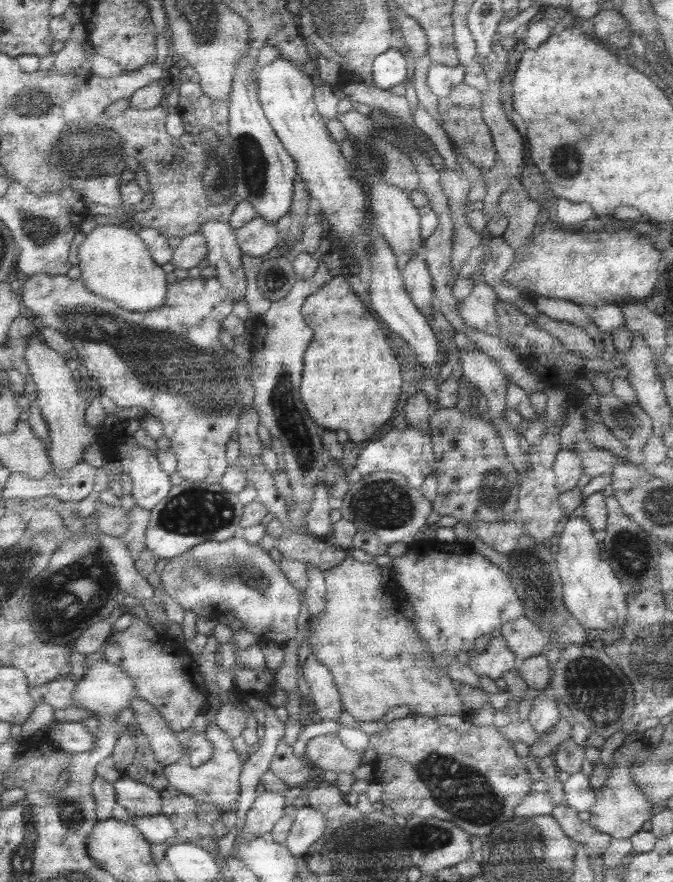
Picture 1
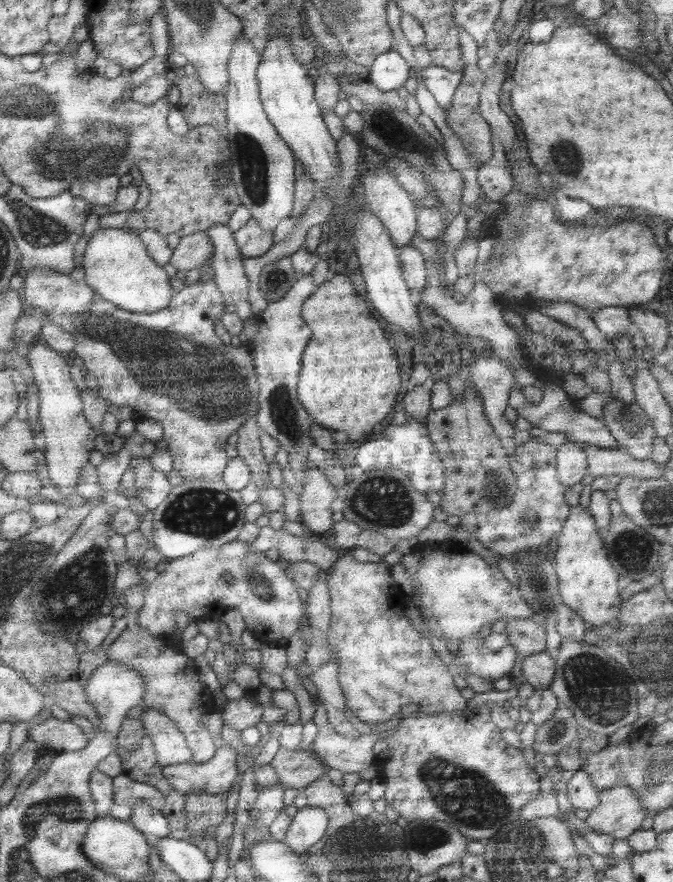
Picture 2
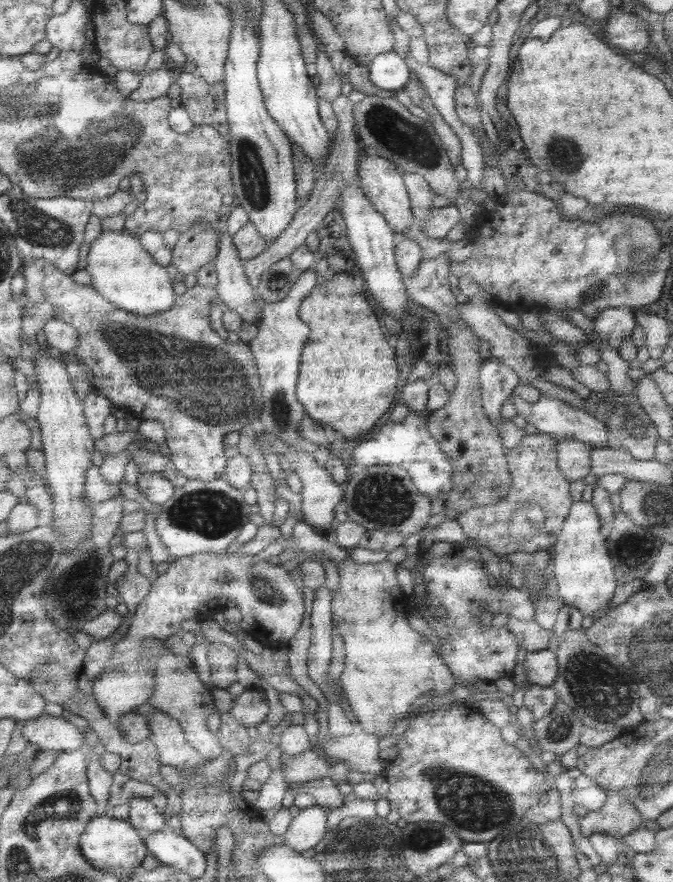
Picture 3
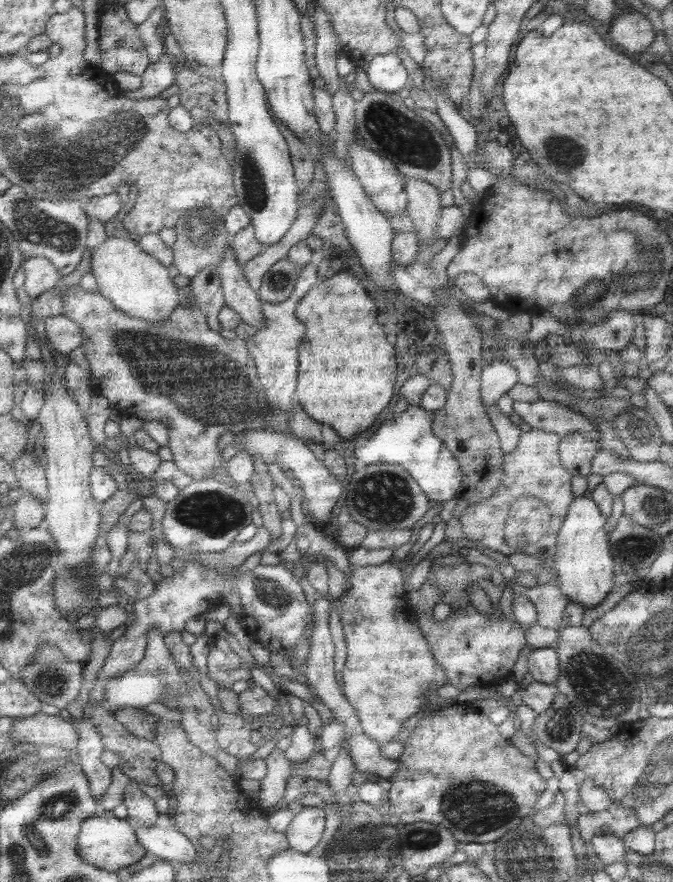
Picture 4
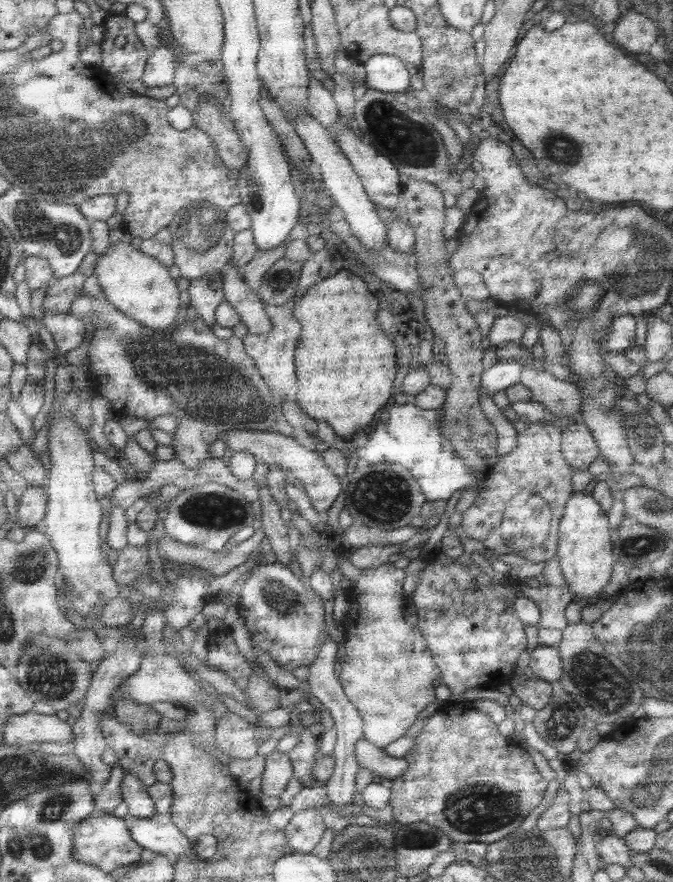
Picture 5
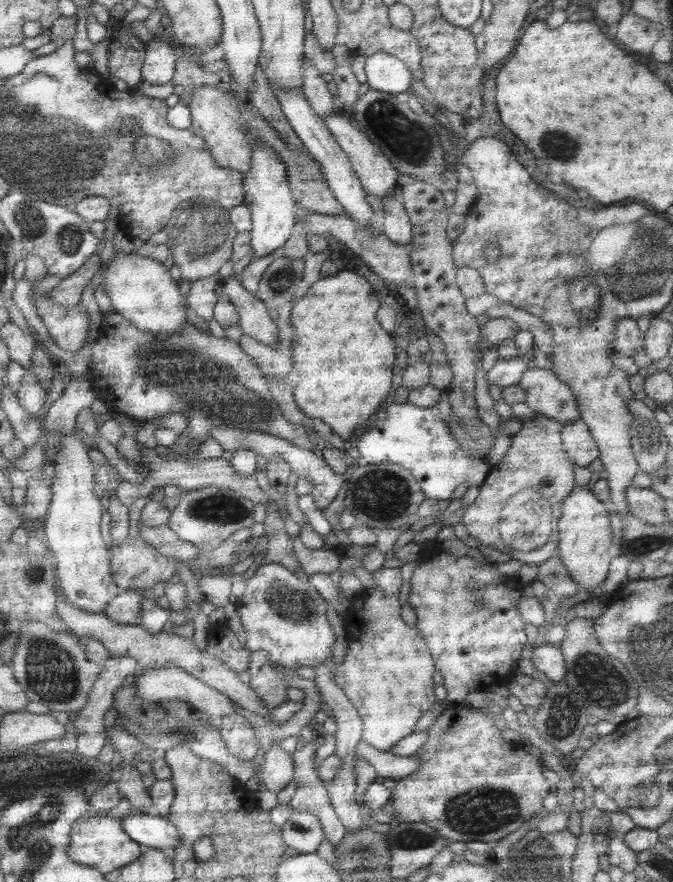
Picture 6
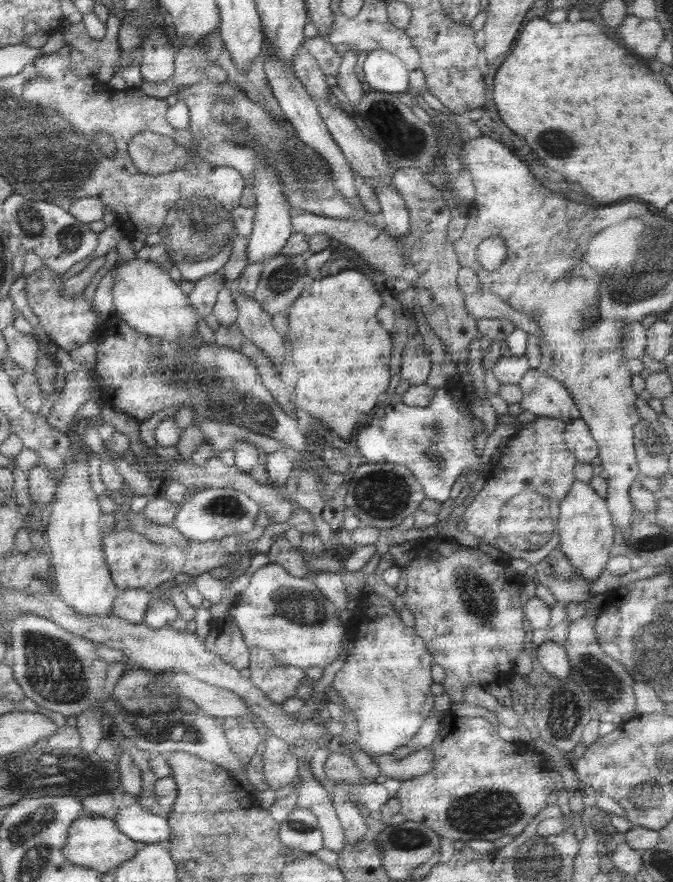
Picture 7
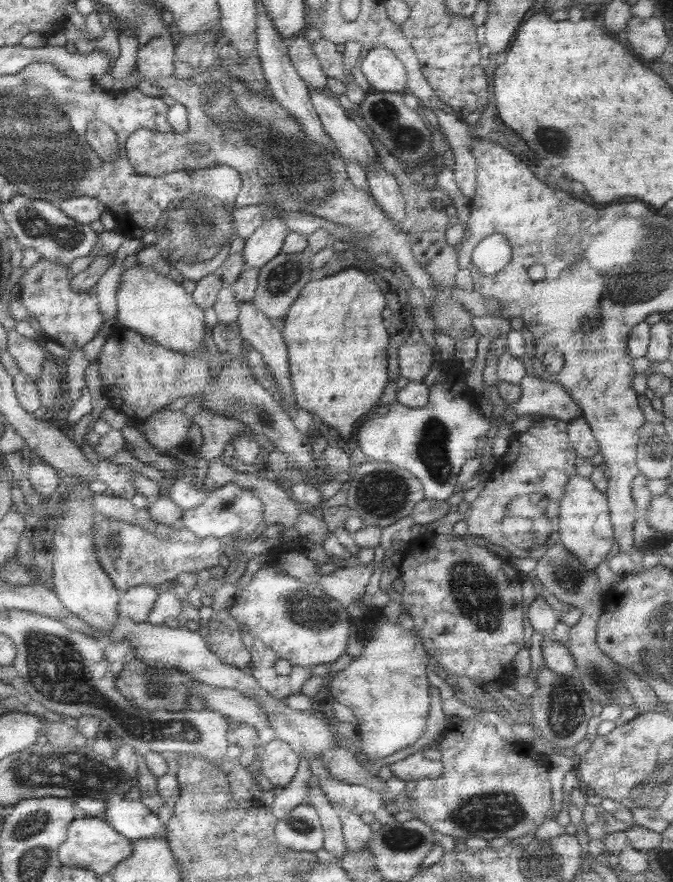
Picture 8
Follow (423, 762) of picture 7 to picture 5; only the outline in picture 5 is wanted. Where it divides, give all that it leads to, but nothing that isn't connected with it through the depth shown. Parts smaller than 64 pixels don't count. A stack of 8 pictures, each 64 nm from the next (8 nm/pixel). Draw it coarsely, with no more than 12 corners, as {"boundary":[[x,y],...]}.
{"boundary":[[355,742],[355,760],[381,780],[395,780],[407,770],[405,758]]}

